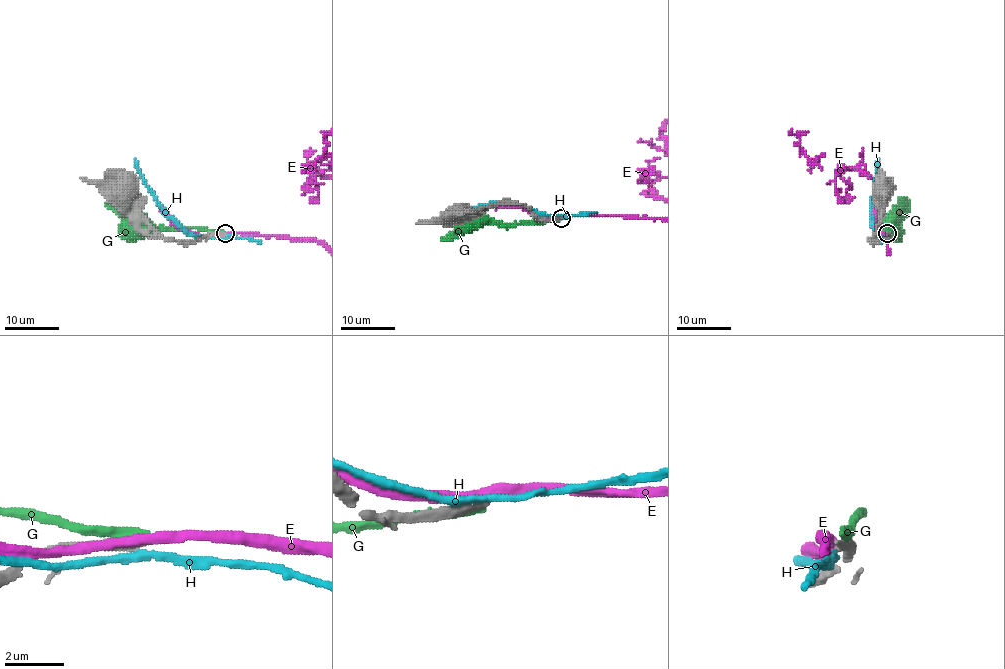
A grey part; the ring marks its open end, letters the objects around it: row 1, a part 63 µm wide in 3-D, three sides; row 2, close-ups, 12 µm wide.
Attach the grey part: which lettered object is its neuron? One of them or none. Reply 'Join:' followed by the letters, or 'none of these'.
Join: none of these

